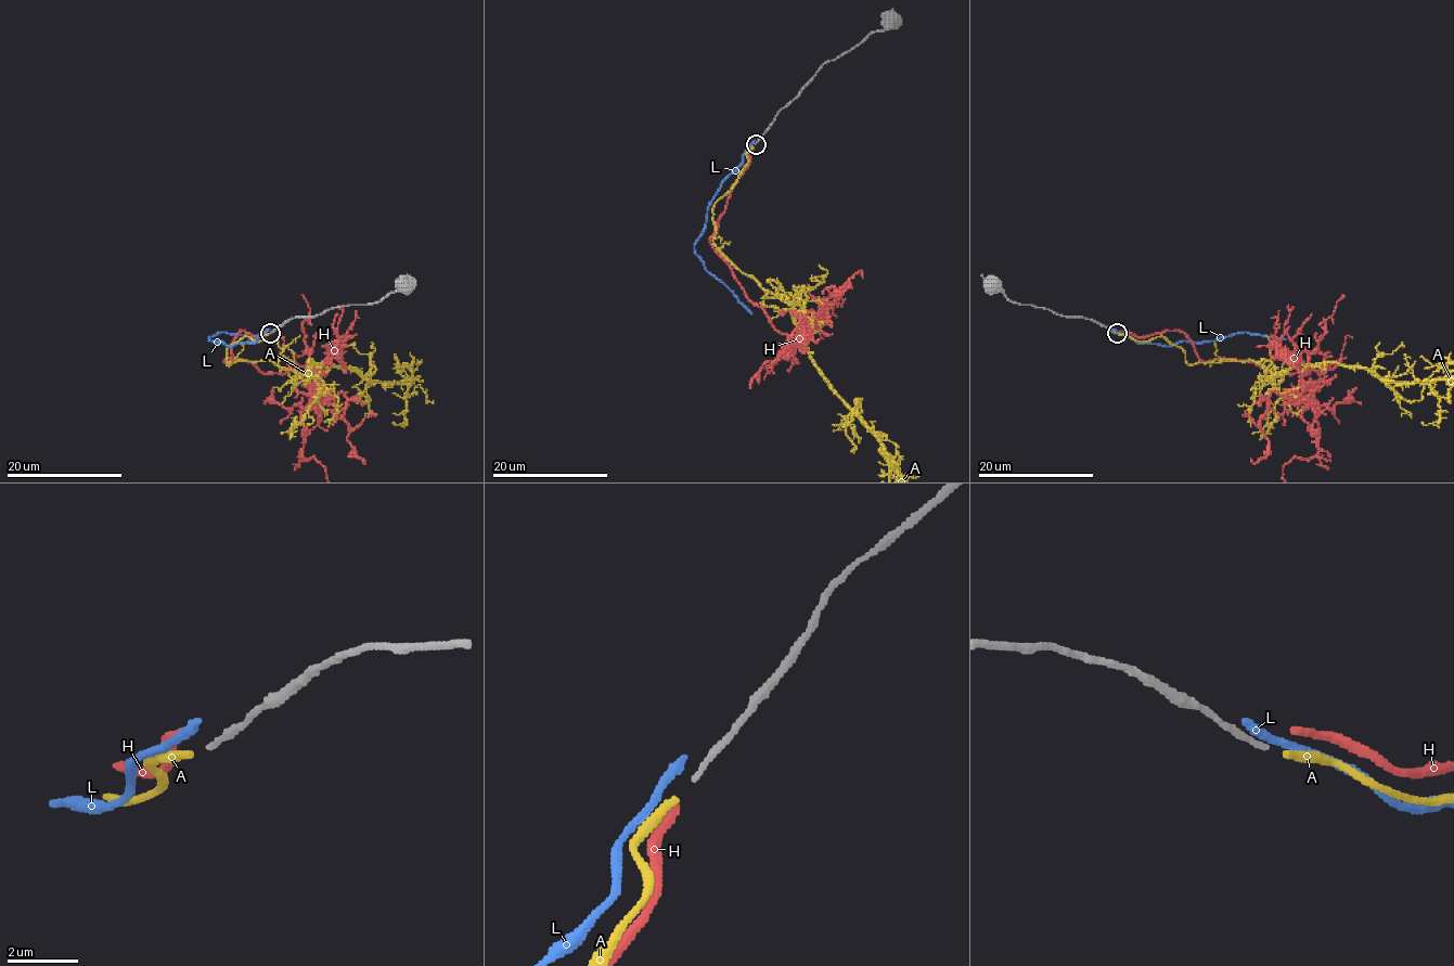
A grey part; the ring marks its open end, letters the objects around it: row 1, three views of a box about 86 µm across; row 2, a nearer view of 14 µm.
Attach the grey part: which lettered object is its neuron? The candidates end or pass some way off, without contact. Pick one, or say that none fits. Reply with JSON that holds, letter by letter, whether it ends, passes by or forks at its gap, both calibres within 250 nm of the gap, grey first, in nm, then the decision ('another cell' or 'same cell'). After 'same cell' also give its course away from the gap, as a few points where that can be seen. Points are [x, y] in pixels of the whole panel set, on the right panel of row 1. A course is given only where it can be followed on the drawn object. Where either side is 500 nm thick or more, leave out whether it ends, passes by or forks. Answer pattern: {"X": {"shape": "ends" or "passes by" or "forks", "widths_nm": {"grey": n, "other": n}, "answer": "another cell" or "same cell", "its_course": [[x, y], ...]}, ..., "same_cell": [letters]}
{"A": {"shape": "ends", "widths_nm": {"grey": 120, "other": 240}, "answer": "same cell"}, "H": {"shape": "ends", "widths_nm": {"grey": 120, "other": 240}, "answer": "another cell"}, "L": {"shape": "ends", "widths_nm": {"grey": 120, "other": 320}, "answer": "another cell"}, "same_cell": ["A"]}

